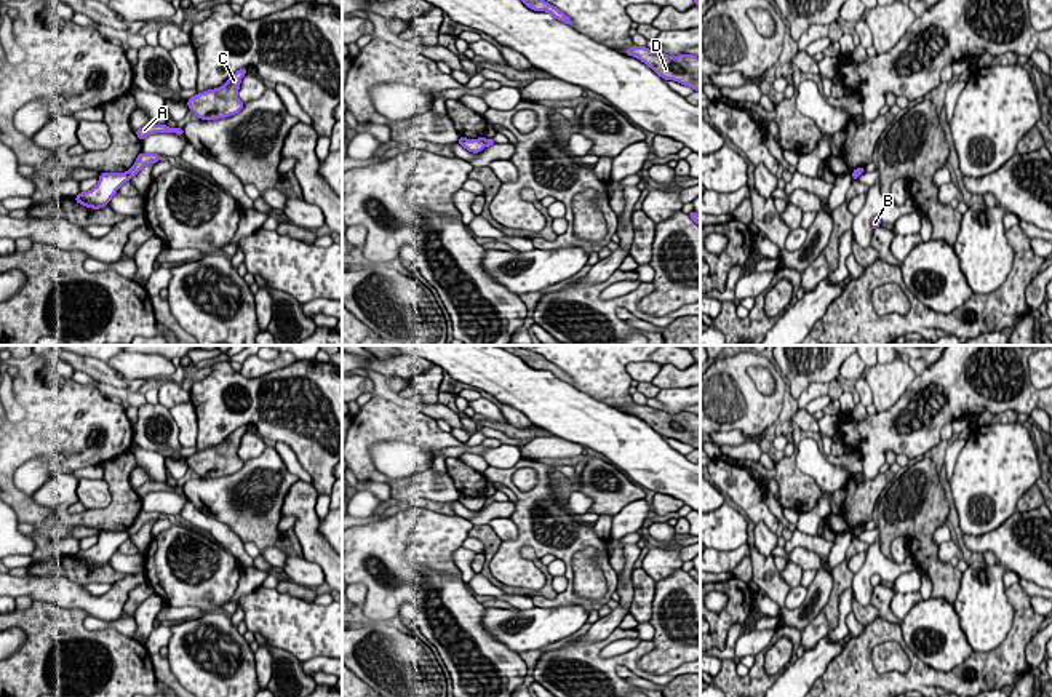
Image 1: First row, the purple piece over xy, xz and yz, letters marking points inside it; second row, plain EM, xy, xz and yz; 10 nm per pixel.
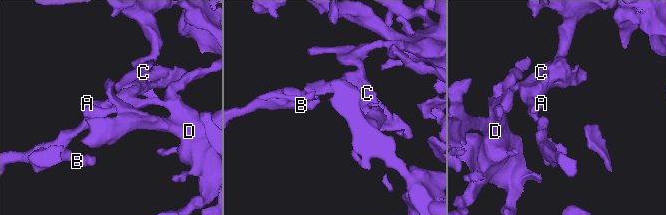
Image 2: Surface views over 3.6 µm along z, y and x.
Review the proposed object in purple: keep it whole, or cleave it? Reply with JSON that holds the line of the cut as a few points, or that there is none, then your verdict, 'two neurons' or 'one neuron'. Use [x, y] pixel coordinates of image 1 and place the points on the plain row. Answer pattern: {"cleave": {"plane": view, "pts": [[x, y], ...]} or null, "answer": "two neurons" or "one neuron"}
{"cleave": {"plane": "xy", "pts": [[125, 531], [130, 536]]}, "answer": "two neurons"}

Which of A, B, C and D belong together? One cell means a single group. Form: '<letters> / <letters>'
A C D / B

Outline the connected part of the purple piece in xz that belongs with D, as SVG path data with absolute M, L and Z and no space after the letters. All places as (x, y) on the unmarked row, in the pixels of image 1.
M632 403L624 409L651 425L663 438L673 438L700 451L700 416L694 412L668 414L648 404Z

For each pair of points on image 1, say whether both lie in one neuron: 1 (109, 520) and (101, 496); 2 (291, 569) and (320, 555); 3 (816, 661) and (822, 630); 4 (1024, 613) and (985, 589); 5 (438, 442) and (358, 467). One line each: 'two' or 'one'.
1: two
2: two
3: two
4: two
5: one

